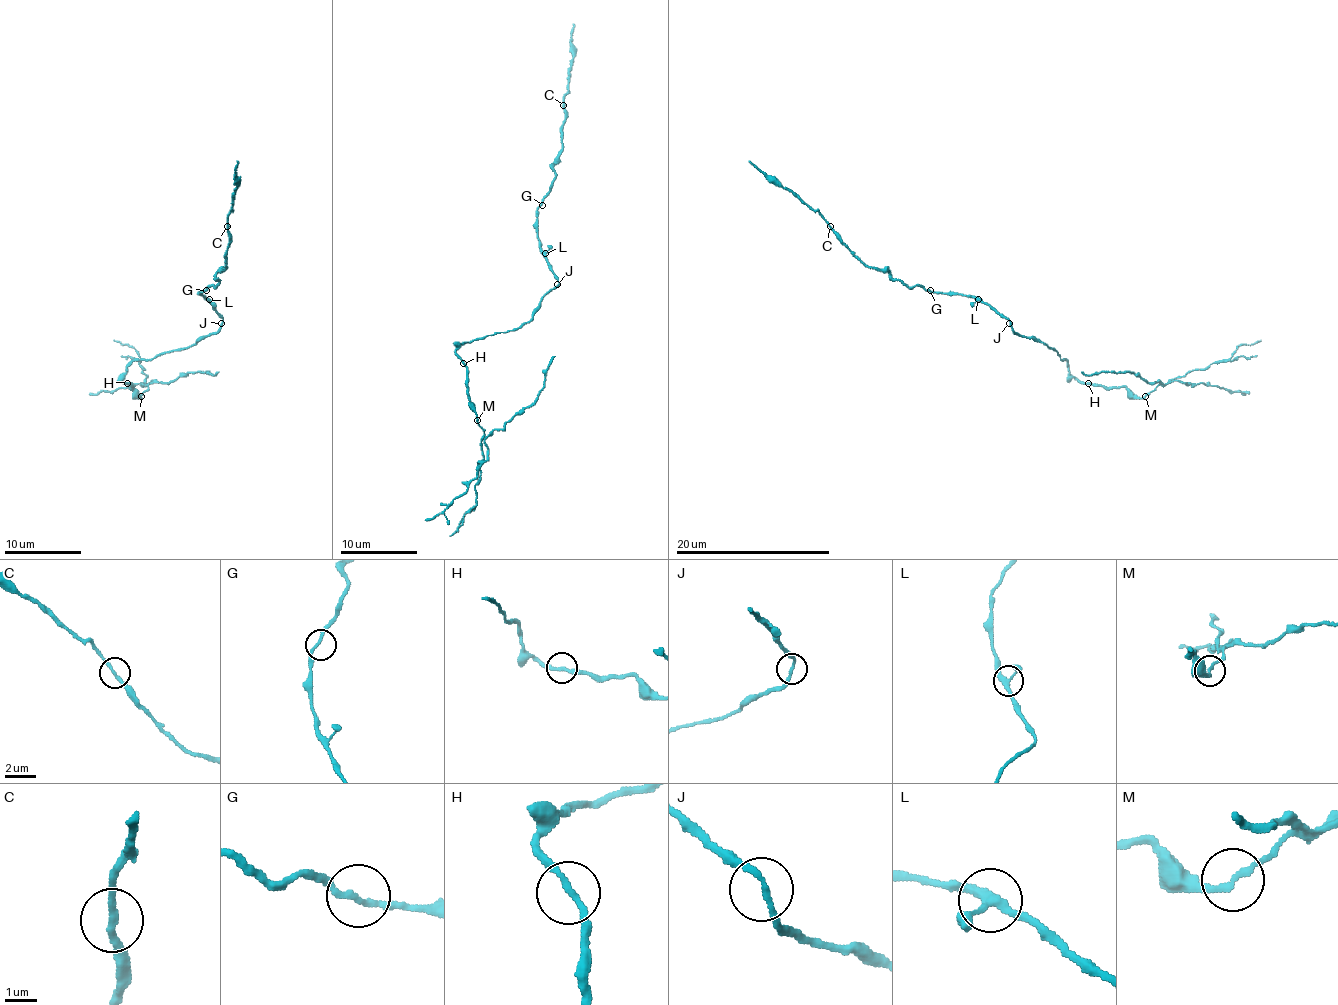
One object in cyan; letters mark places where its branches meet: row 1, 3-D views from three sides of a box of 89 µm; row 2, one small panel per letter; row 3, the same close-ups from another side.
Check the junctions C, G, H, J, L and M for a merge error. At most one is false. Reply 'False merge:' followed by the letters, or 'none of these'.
False merge: M

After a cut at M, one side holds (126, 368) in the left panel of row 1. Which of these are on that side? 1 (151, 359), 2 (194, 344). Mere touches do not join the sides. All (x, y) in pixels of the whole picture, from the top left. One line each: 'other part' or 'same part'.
1: same part
2: same part

